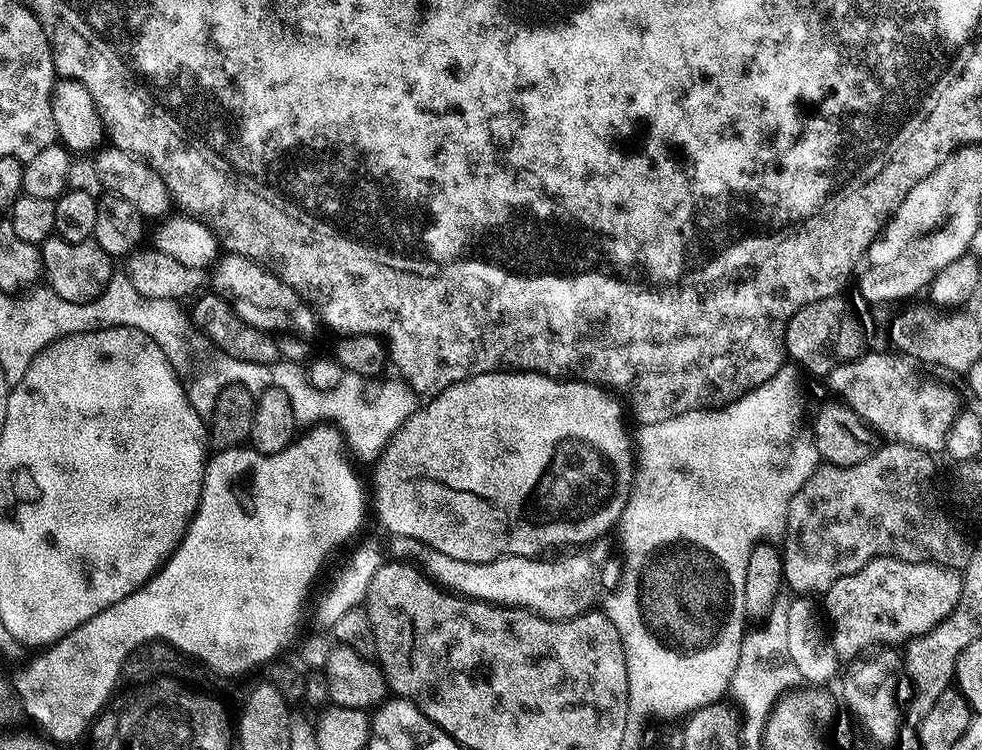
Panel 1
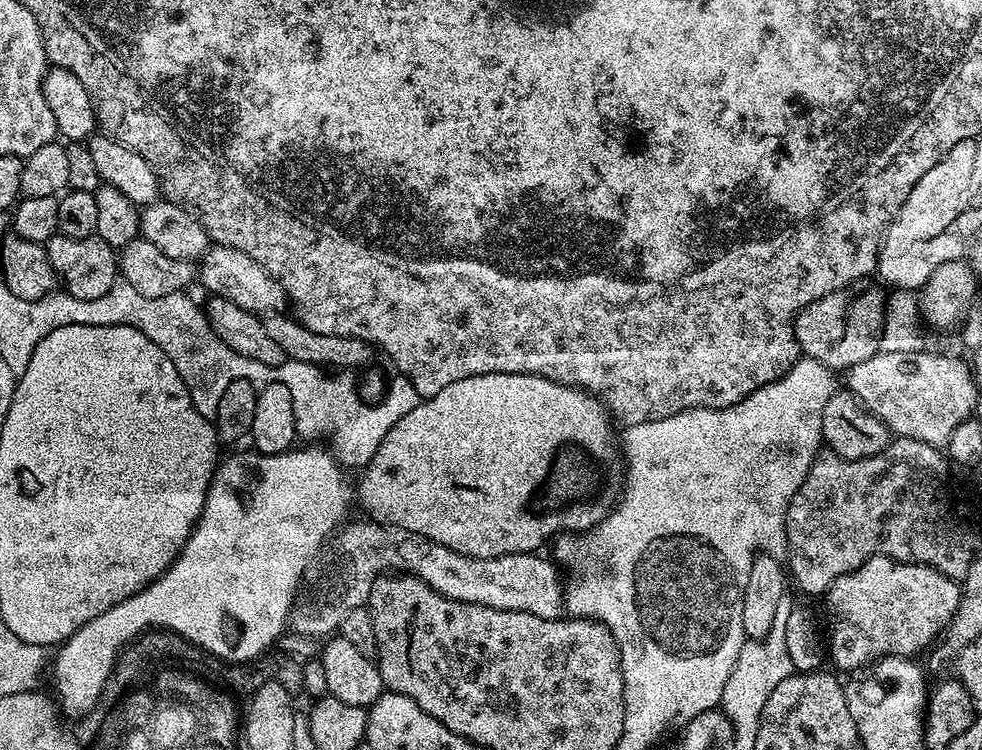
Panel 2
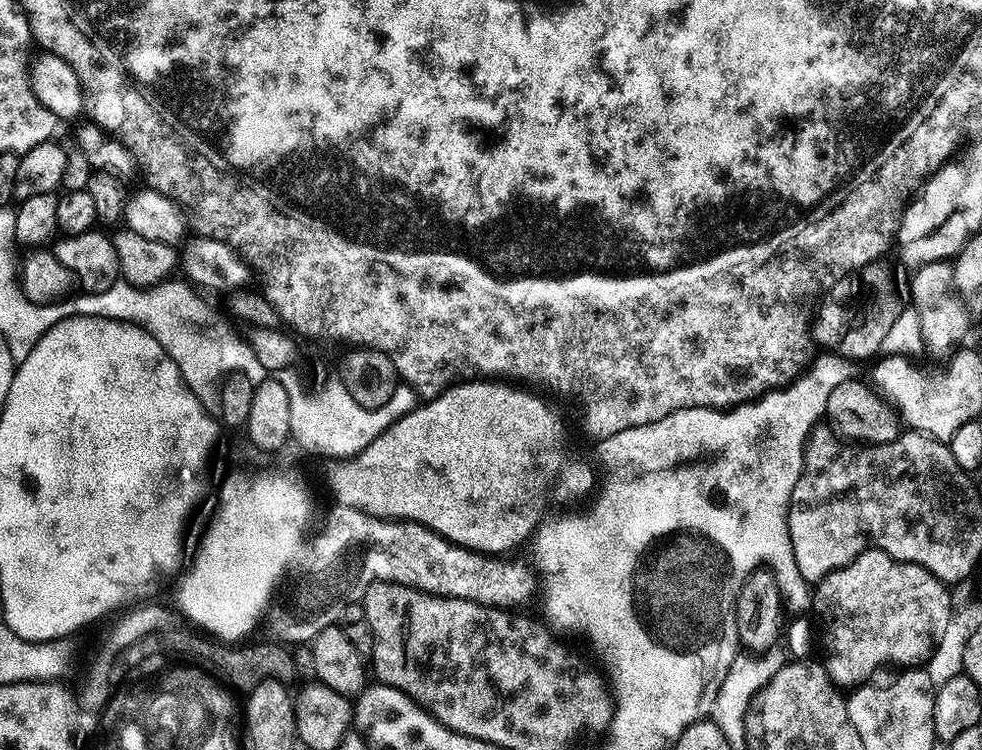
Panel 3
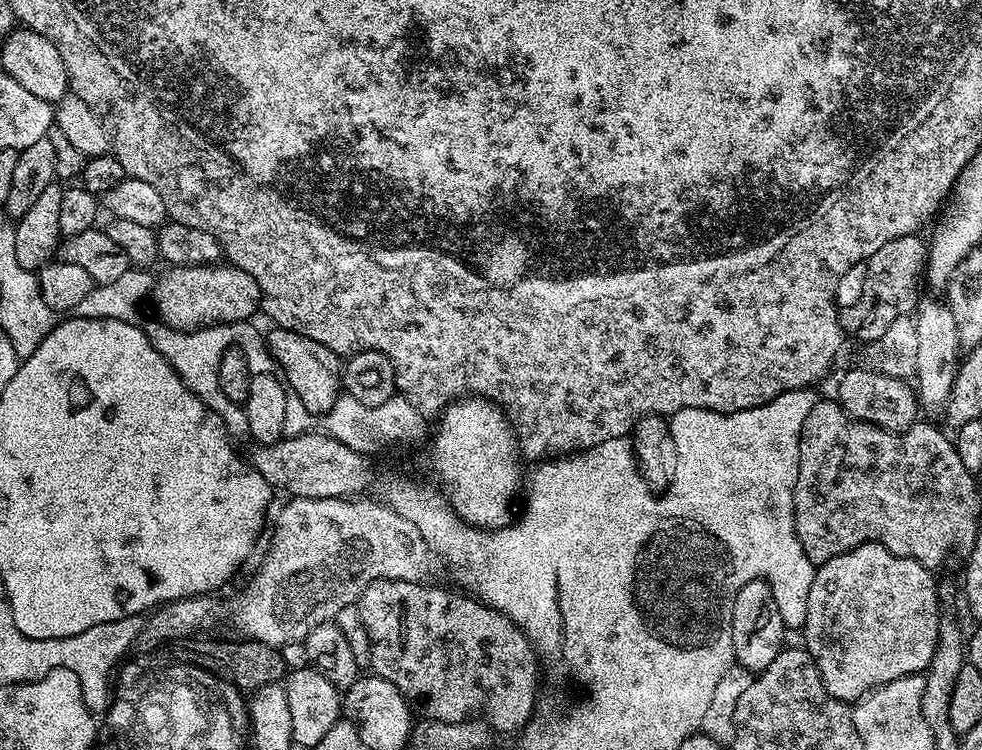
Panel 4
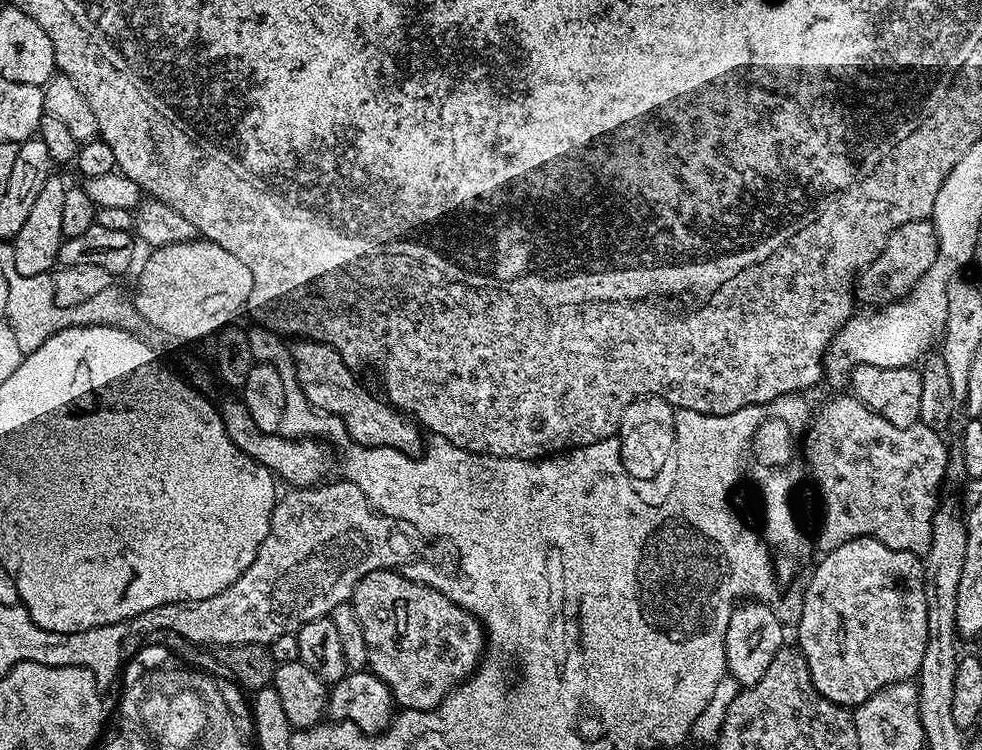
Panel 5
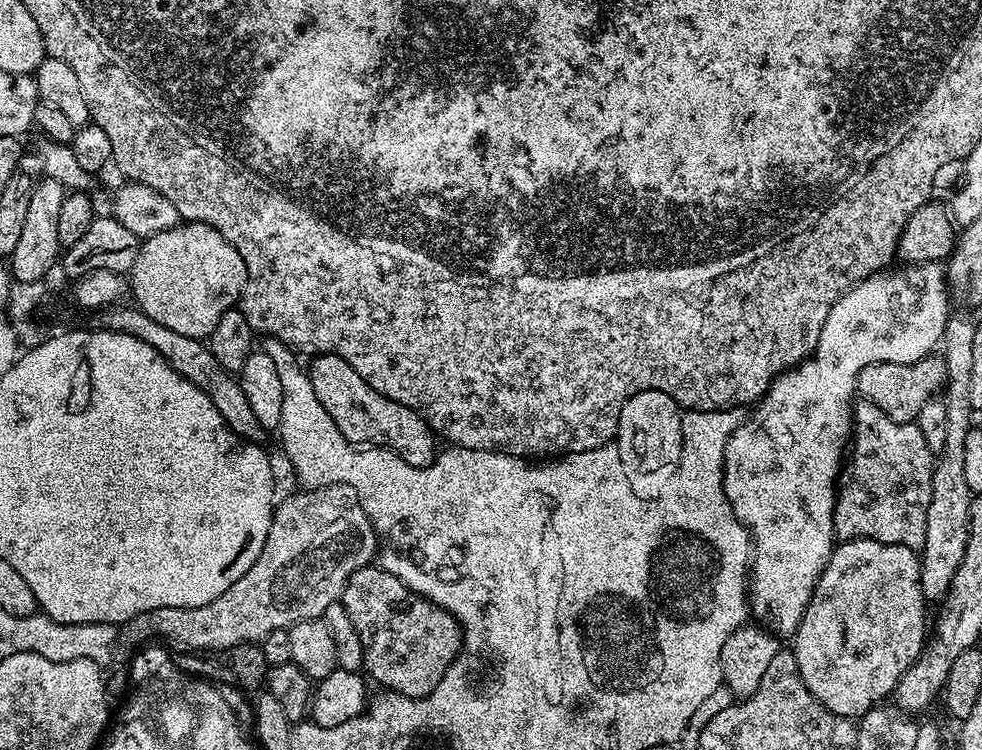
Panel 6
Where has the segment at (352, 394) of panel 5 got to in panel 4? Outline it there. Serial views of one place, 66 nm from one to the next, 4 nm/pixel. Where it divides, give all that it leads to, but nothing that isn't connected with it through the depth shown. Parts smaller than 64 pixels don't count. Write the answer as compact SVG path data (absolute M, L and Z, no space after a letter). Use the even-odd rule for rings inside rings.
M279 326L269 329L269 332L266 332L268 352L278 365L291 395L300 399L300 404L306 411L327 414L342 394L340 355L330 350L330 346L322 346L322 342L306 338L306 334L298 334L294 330L286 330Z

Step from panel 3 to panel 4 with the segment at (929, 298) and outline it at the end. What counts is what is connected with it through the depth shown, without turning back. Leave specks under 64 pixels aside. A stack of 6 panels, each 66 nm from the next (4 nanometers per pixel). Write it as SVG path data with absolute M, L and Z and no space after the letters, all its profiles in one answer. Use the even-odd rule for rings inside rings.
M921 299L914 321L917 332L917 374L914 379L914 391L921 409L928 412L943 413L948 407L948 399L954 390L954 378L960 368L962 349L958 330L954 326L954 314L950 314L943 299Z

